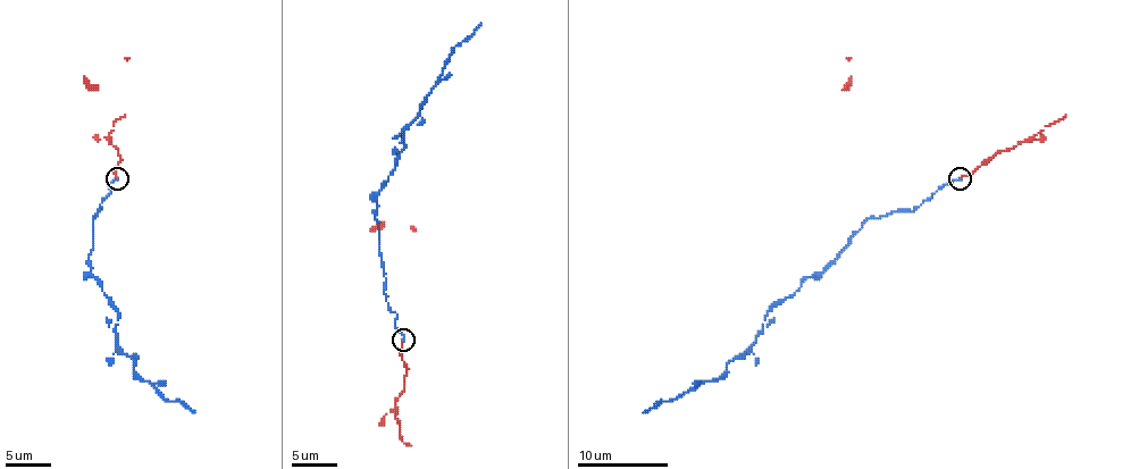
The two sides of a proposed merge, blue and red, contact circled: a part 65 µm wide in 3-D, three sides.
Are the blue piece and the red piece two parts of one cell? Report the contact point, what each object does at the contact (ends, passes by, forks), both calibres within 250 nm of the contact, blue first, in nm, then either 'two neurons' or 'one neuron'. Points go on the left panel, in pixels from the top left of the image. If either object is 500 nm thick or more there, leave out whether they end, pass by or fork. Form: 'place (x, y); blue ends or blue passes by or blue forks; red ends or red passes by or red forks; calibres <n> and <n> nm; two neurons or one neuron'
place (117, 178); blue ends; red ends; calibres 240 and 140 nm; one neuron

